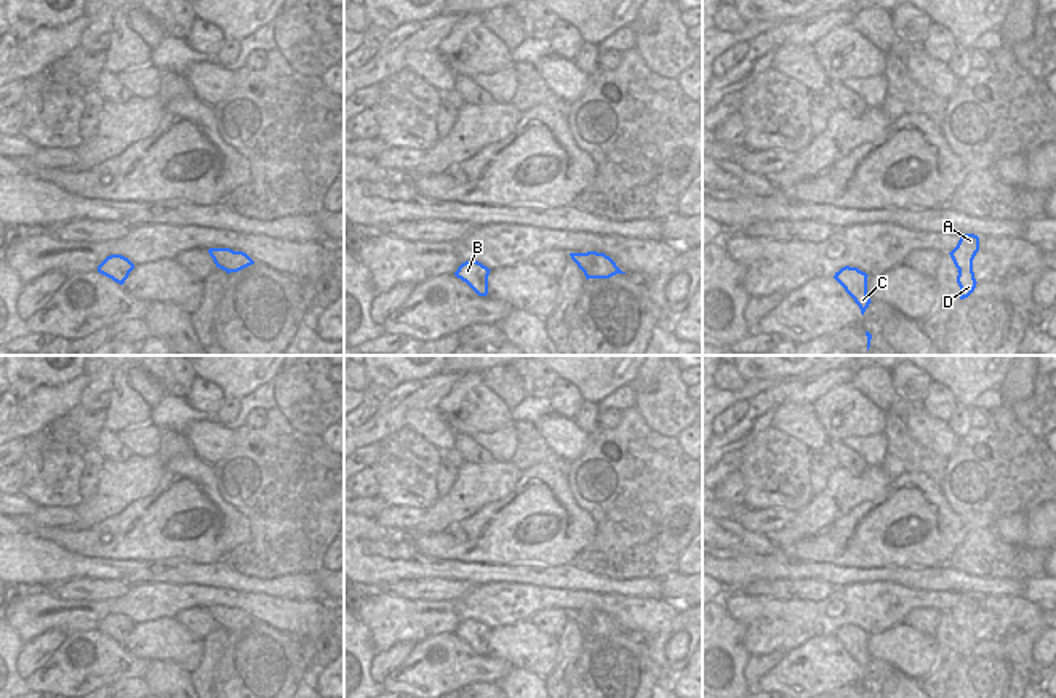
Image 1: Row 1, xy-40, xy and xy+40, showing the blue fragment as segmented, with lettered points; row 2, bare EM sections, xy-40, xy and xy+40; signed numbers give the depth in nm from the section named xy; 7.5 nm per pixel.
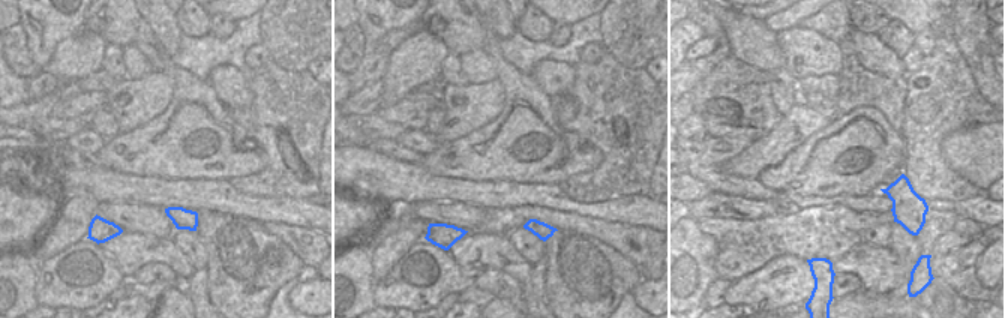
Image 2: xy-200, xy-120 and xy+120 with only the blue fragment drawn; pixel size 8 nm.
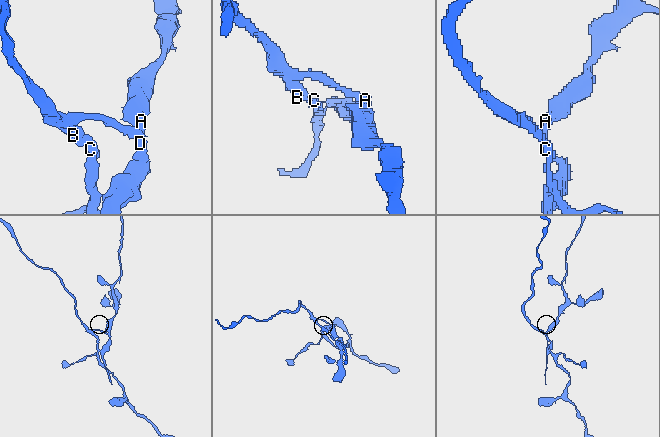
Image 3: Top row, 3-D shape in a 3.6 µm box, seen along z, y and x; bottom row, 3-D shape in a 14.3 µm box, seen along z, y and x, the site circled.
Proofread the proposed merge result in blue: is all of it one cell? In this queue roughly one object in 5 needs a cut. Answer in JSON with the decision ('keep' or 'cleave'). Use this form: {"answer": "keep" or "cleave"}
{"answer": "cleave"}

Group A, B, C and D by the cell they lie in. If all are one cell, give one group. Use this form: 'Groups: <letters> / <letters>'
Groups: A D / B C.

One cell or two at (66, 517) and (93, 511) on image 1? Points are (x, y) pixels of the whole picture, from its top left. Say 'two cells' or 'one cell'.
two cells

